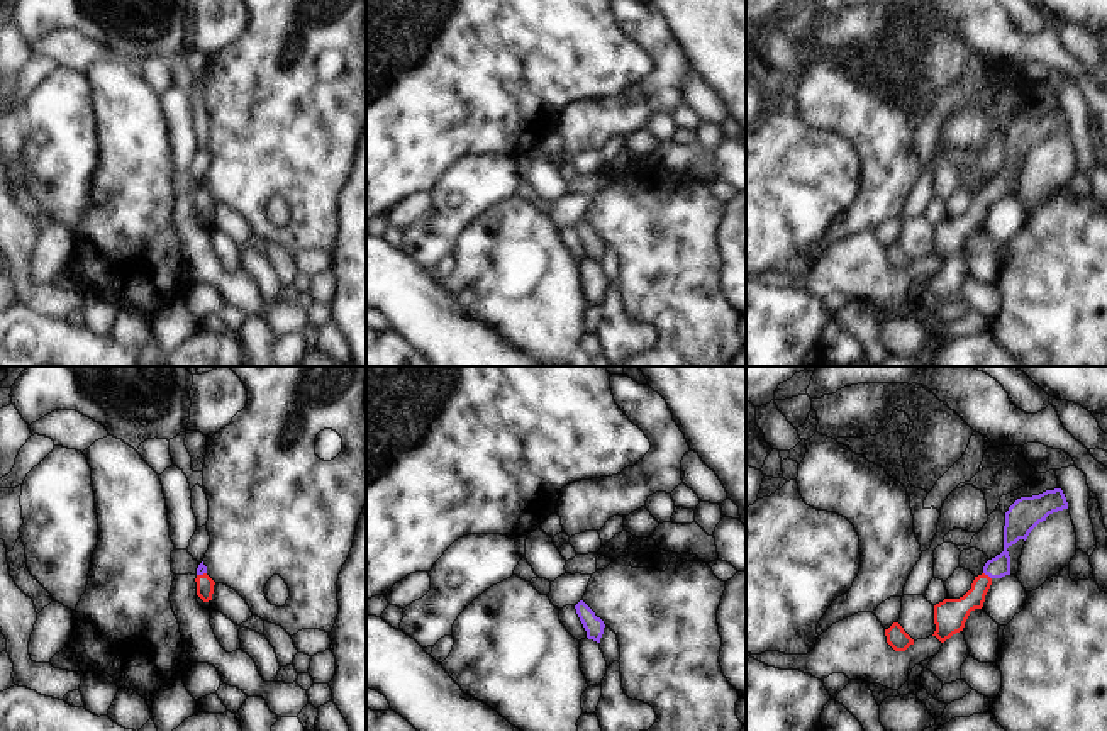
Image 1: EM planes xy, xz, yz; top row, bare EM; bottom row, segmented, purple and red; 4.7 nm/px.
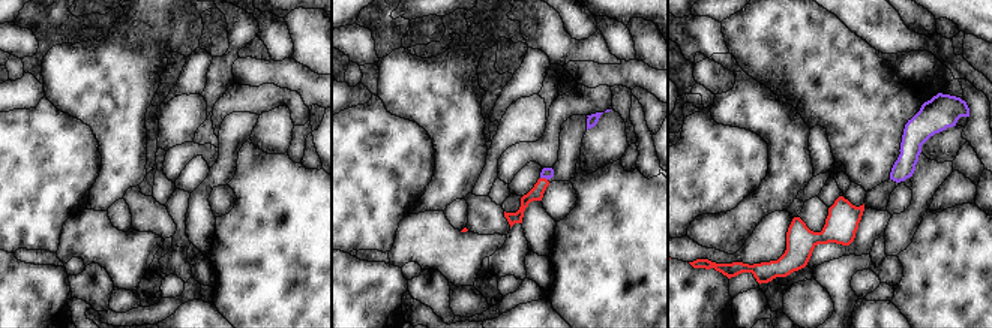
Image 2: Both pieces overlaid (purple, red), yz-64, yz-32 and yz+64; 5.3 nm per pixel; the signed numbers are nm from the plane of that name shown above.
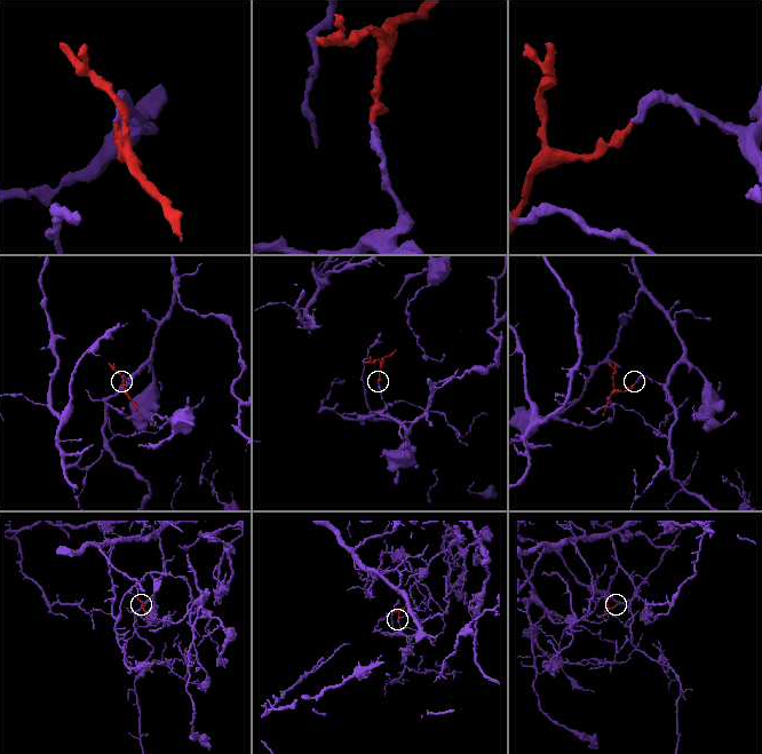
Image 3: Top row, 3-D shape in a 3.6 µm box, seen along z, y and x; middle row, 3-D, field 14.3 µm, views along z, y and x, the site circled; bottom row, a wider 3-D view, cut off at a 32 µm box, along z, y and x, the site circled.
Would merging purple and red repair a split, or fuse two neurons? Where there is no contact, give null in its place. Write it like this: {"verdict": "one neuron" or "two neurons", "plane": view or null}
{"verdict": "one neuron", "plane": "yz"}

